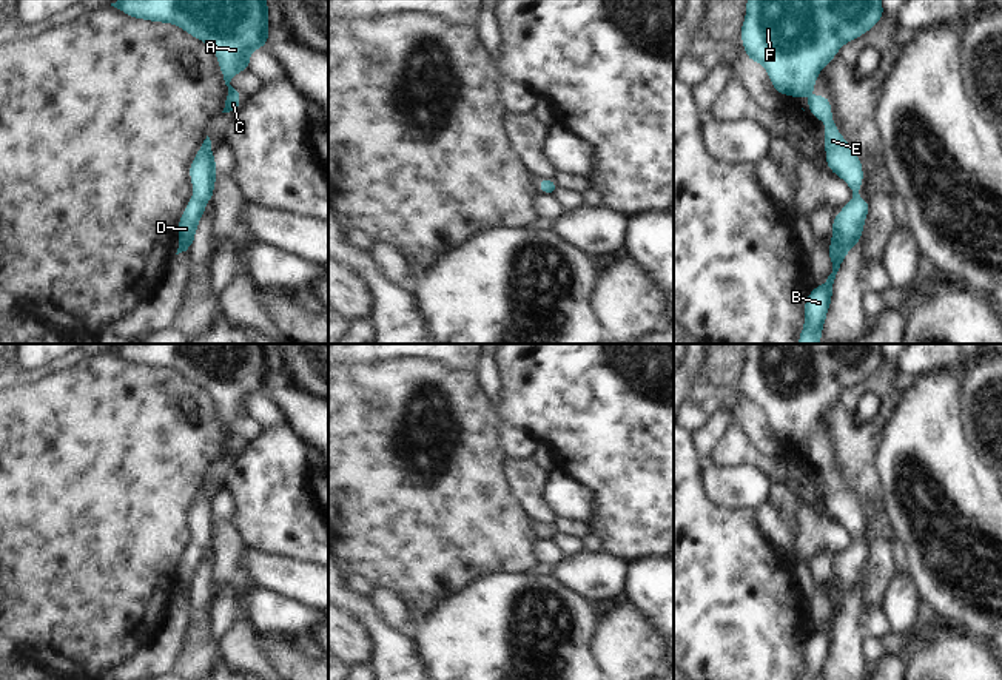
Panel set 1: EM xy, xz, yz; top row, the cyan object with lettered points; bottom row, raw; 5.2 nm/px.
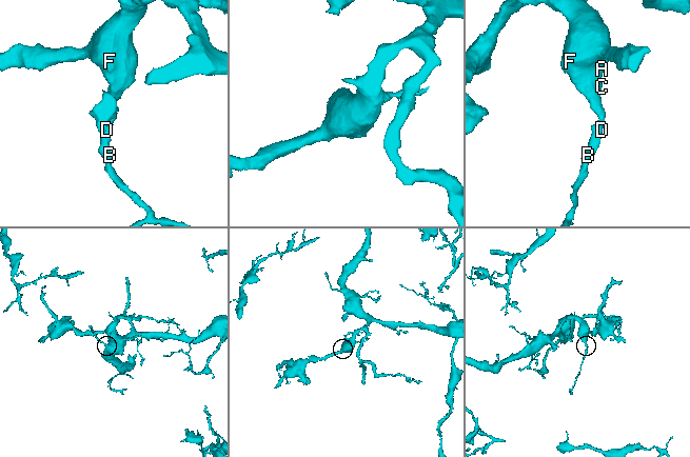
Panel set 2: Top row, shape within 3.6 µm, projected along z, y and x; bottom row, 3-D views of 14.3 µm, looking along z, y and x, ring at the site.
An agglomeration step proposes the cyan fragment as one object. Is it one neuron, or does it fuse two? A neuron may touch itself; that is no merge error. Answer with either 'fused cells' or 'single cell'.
single cell

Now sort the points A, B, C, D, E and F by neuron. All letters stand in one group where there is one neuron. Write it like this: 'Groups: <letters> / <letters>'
Groups: A B C D E F.

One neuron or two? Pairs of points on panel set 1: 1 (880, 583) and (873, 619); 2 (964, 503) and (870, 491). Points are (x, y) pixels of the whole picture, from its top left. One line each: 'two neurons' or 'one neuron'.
1: two neurons
2: two neurons

